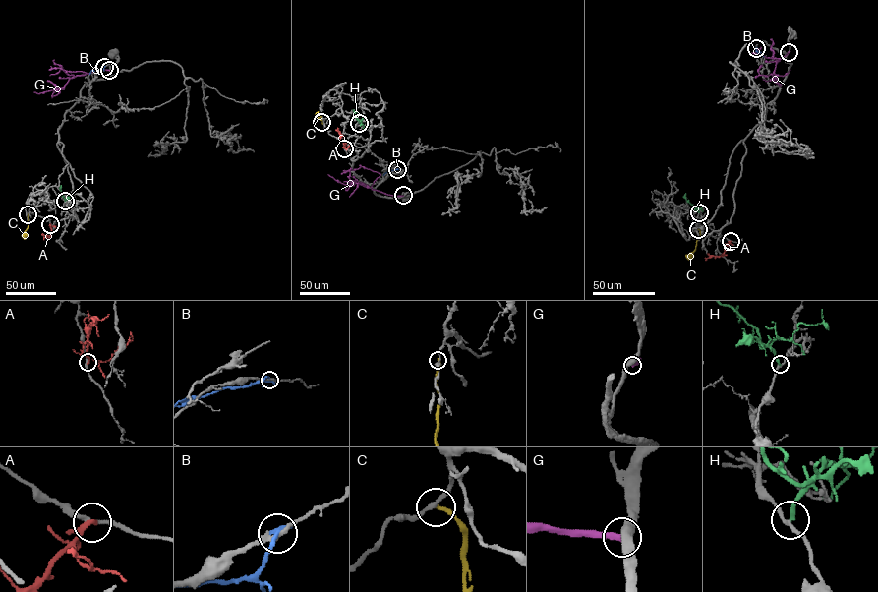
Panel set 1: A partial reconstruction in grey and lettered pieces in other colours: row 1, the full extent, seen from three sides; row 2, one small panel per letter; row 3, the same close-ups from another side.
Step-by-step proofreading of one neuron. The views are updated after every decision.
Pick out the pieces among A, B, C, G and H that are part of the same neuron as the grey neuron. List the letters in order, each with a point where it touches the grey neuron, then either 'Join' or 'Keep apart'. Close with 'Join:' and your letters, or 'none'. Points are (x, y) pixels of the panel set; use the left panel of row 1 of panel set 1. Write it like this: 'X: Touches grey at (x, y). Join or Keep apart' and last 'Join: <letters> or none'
A: Touches grey at (50, 224). Keep apart
B: Touches grey at (104, 67). Keep apart
C: Touches grey at (28, 214). Keep apart
G: Touches grey at (109, 70). Keep apart
H: Touches grey at (65, 201). Keep apart
Join: none

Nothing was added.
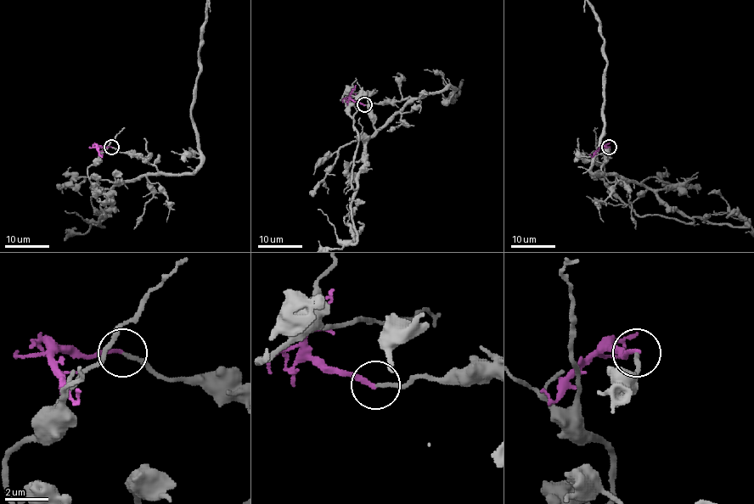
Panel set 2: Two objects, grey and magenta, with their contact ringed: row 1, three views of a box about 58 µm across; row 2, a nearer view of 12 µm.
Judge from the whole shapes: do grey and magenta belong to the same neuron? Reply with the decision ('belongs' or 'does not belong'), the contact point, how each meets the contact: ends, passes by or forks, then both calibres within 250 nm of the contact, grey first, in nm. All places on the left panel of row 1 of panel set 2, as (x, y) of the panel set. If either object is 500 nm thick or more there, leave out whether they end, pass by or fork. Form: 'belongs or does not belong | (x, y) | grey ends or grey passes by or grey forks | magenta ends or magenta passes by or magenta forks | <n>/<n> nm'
does not belong | (111, 147) | grey ends | magenta ends | 180/200 nm

